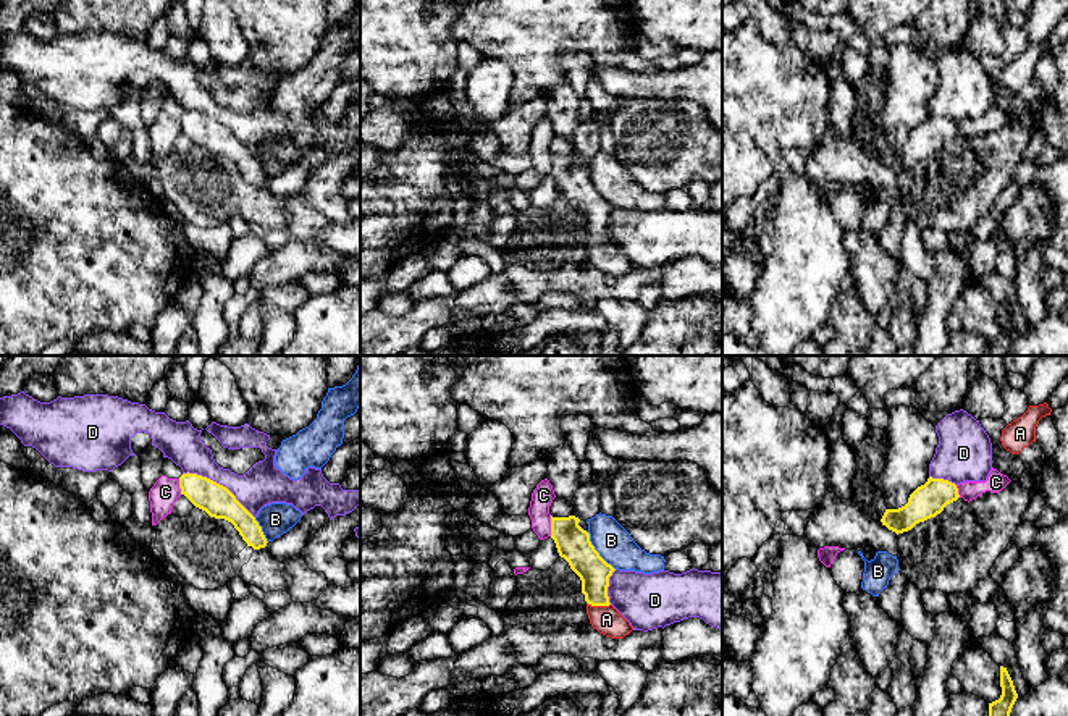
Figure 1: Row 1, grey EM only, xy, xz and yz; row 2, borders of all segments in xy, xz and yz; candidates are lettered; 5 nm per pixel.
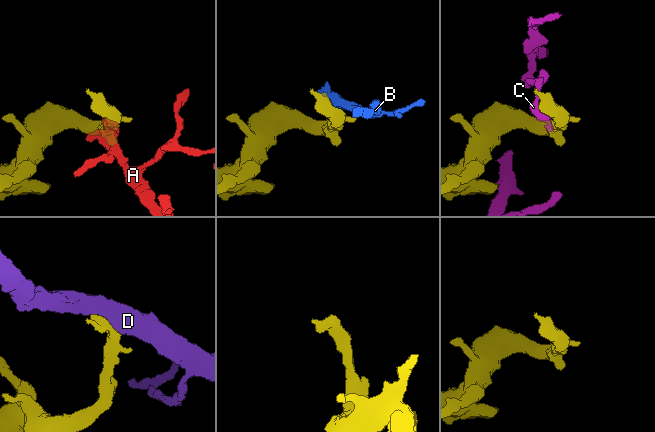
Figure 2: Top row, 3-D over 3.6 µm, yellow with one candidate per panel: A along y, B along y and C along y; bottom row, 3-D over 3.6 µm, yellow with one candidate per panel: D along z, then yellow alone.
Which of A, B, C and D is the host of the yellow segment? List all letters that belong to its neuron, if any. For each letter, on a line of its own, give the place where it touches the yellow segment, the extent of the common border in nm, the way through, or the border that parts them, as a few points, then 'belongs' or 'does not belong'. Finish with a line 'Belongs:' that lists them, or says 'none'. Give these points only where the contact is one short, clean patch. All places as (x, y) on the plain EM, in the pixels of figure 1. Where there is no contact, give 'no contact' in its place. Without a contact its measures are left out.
A: meets yellow in xz at (598, 243); contact 120 nm long; runs through xz (584, 197), (595, 210), (598, 243), (606, 257); belongs
B: meets yellow in xz at (597, 189); contact 240 nm long; border along xz (587, 170), (593, 186), (614, 207); does not belong
C: meets yellow in xz at (551, 164); contact 100 nm long; does not belong
D: meets yellow in xy at (218, 122); contact 420 nm long; does not belong
Belongs: A

